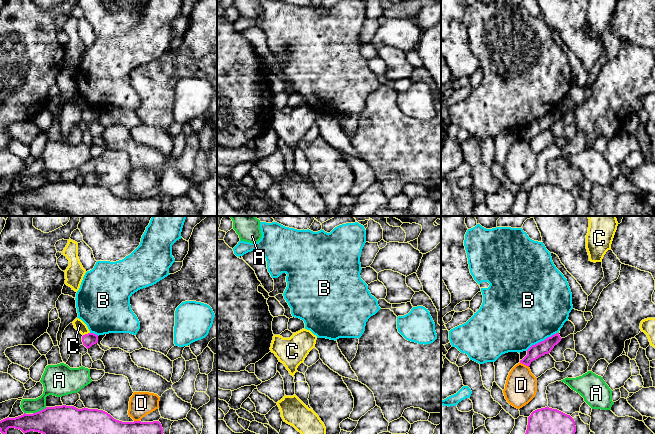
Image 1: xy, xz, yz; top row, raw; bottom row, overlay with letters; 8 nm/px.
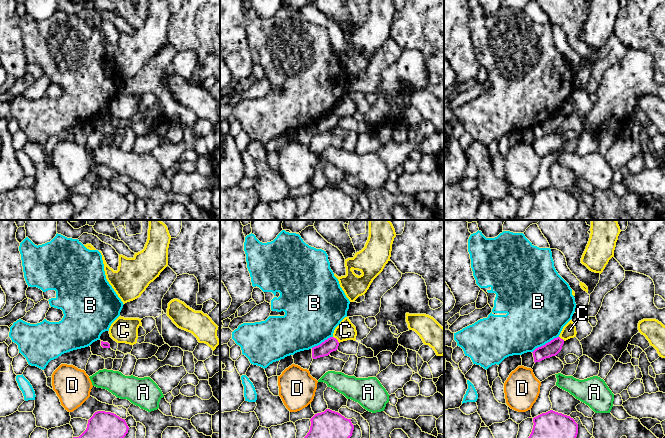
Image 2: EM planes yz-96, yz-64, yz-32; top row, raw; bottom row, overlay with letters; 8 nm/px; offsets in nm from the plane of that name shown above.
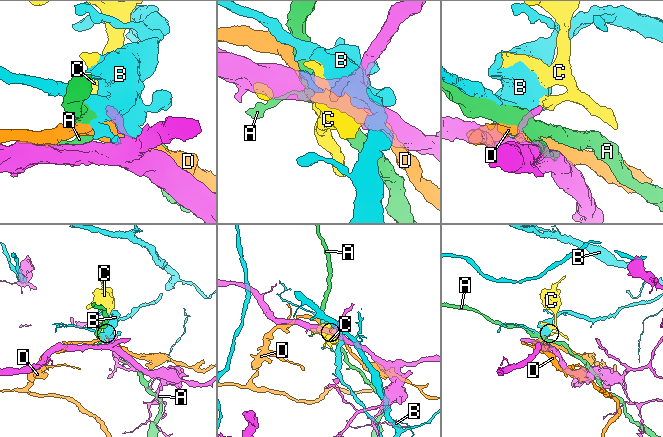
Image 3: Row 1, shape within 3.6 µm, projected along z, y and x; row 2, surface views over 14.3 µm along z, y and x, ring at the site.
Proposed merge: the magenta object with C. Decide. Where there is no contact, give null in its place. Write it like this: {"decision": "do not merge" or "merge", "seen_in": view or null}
{"decision": "do not merge", "seen_in": "xy"}

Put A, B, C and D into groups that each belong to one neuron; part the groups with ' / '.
A / B / C / D

